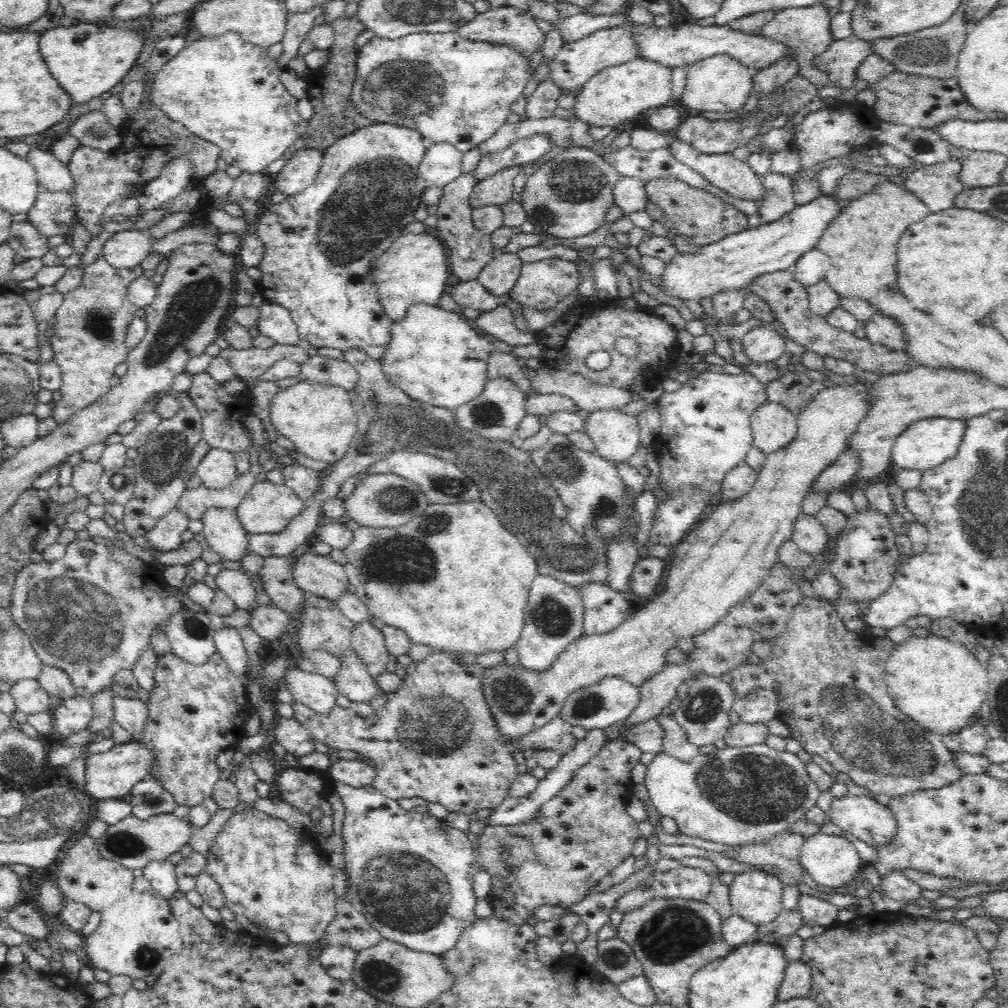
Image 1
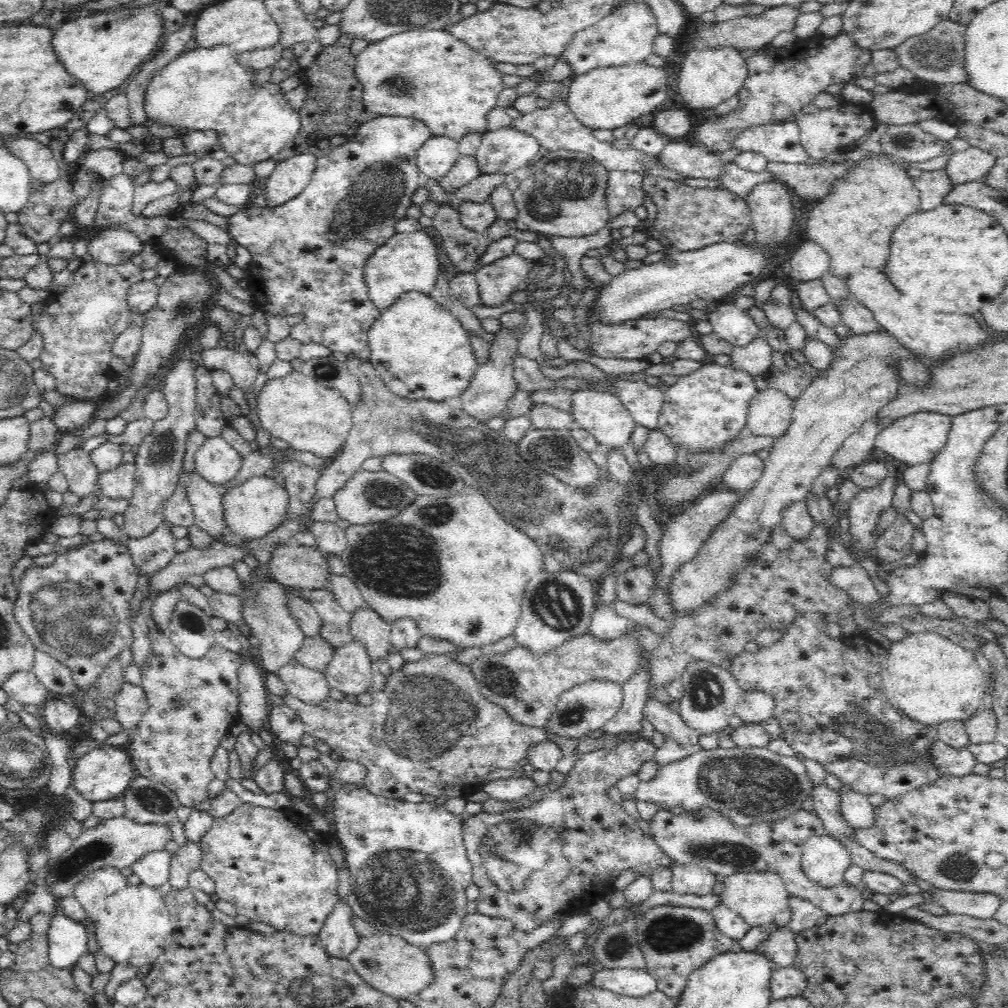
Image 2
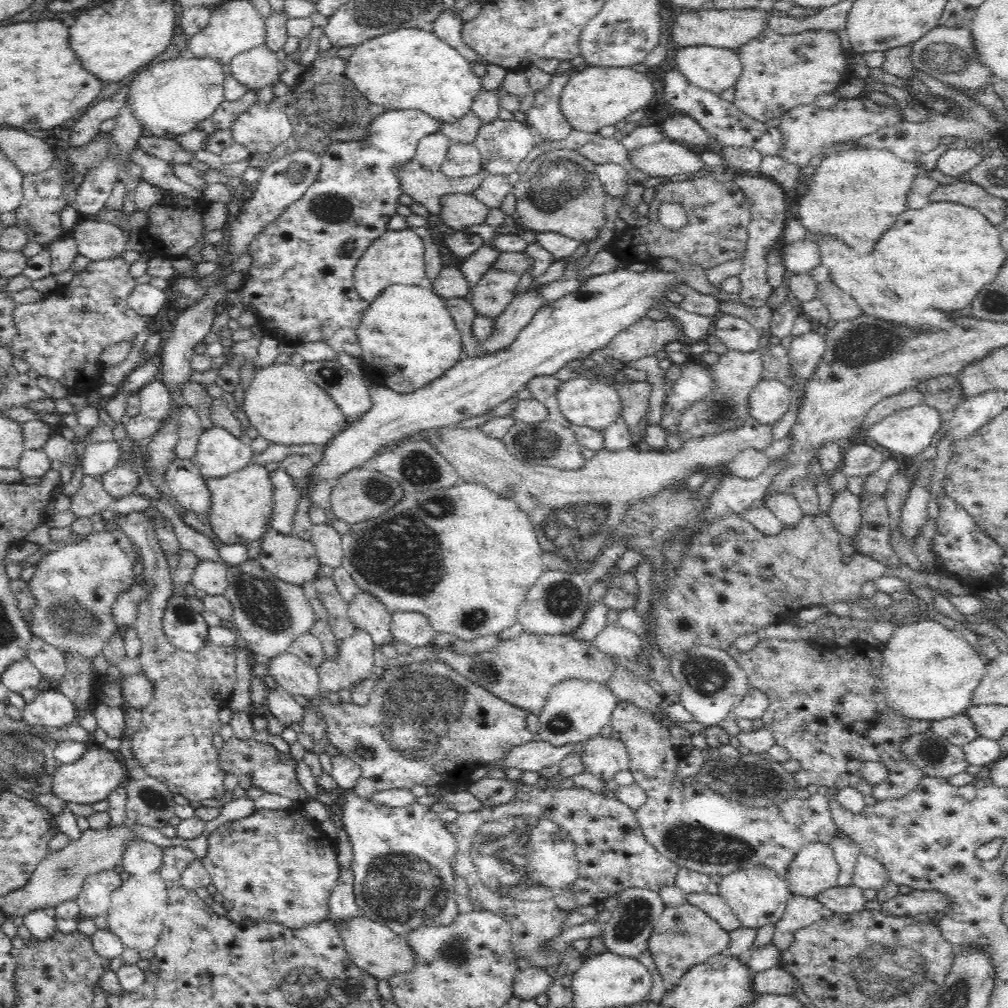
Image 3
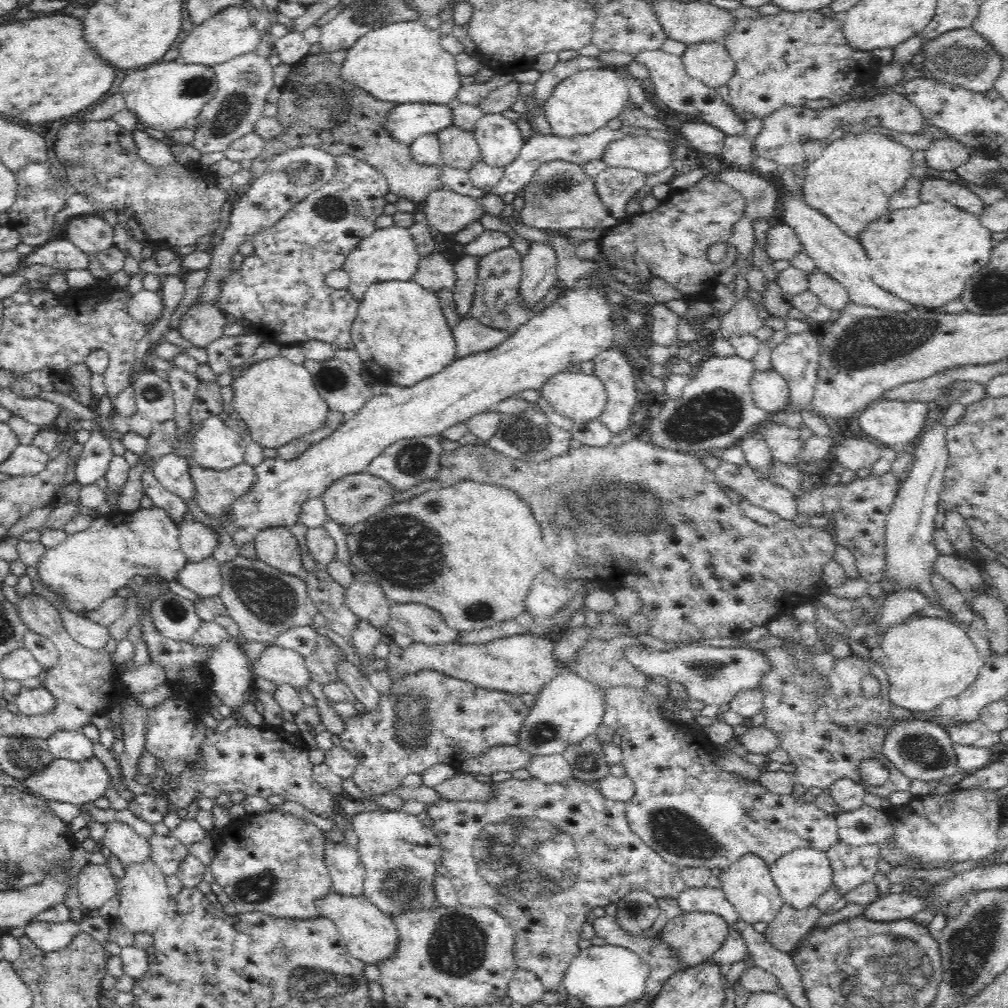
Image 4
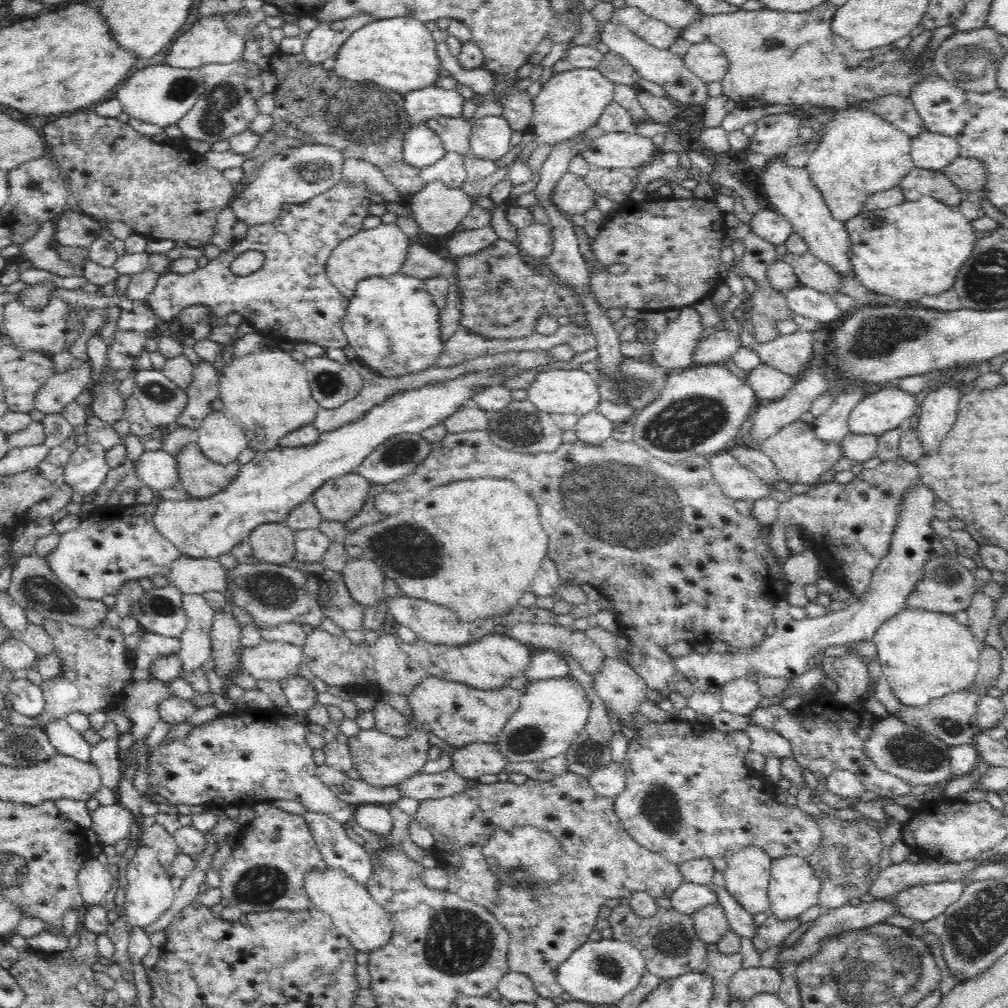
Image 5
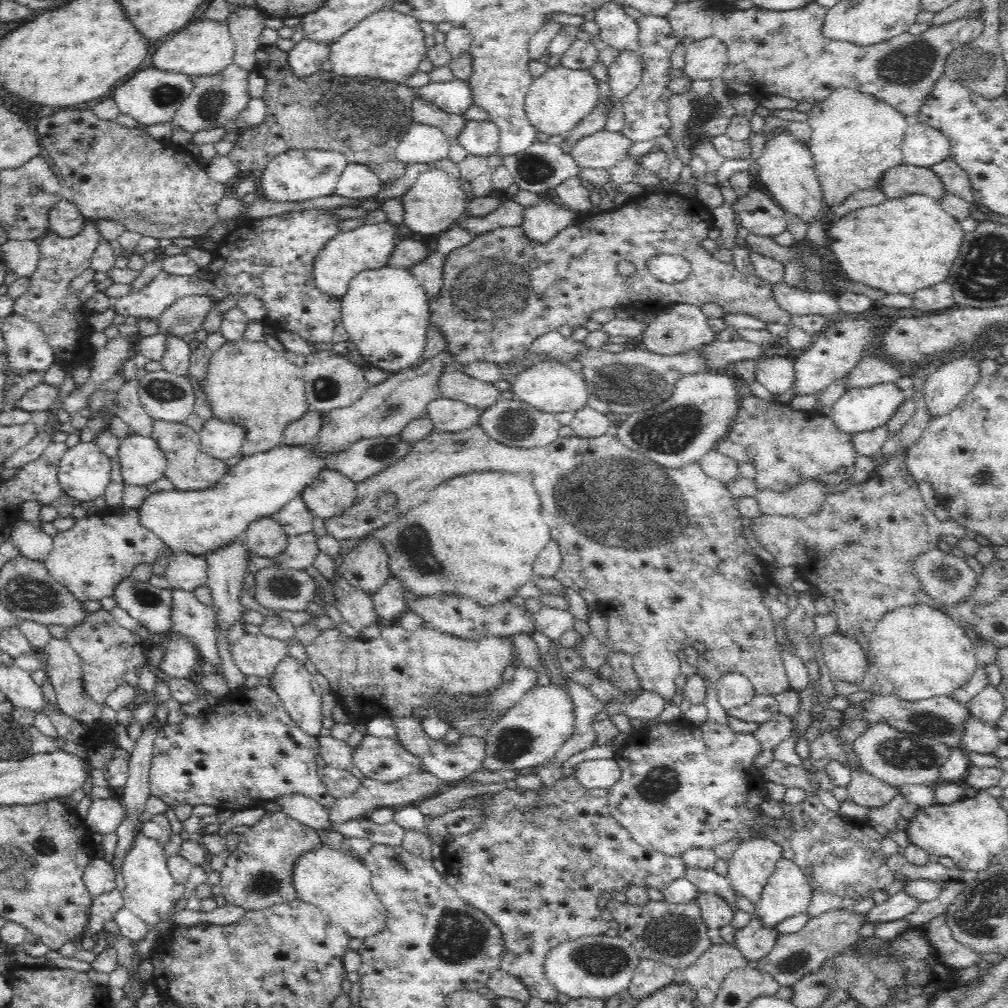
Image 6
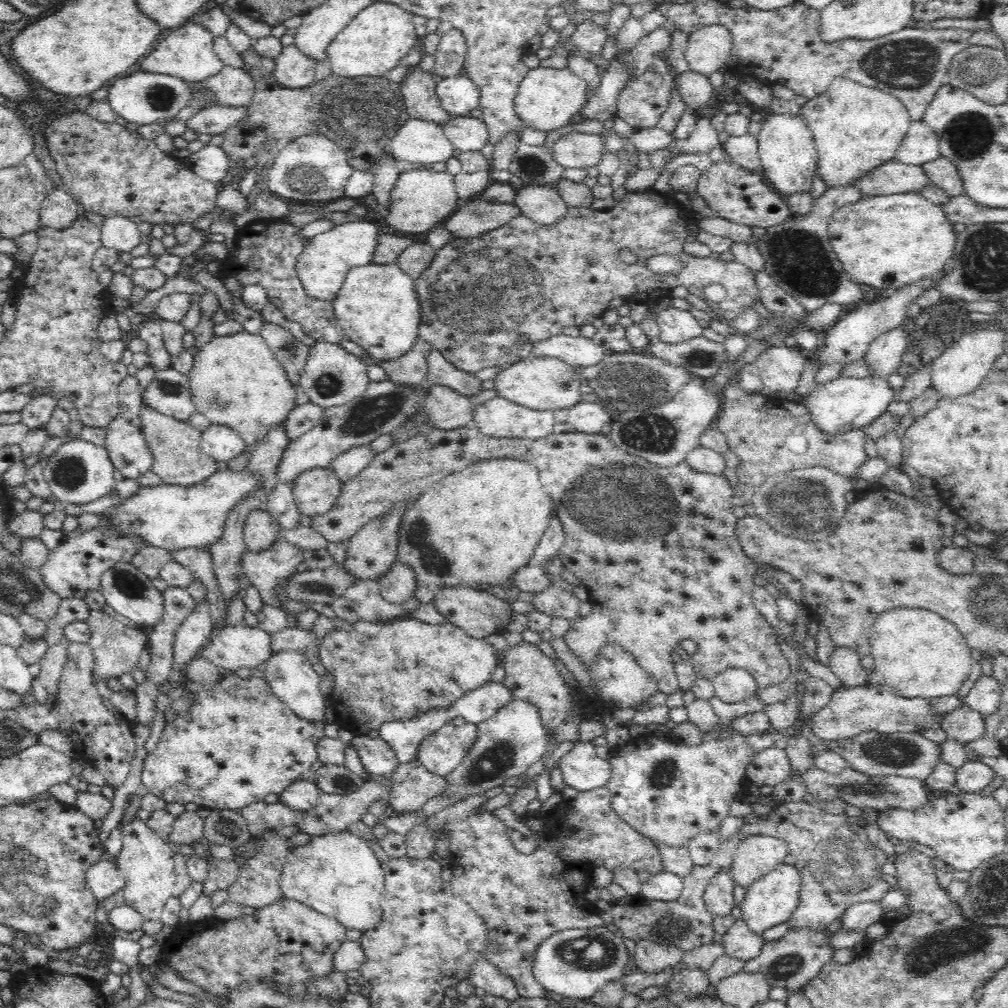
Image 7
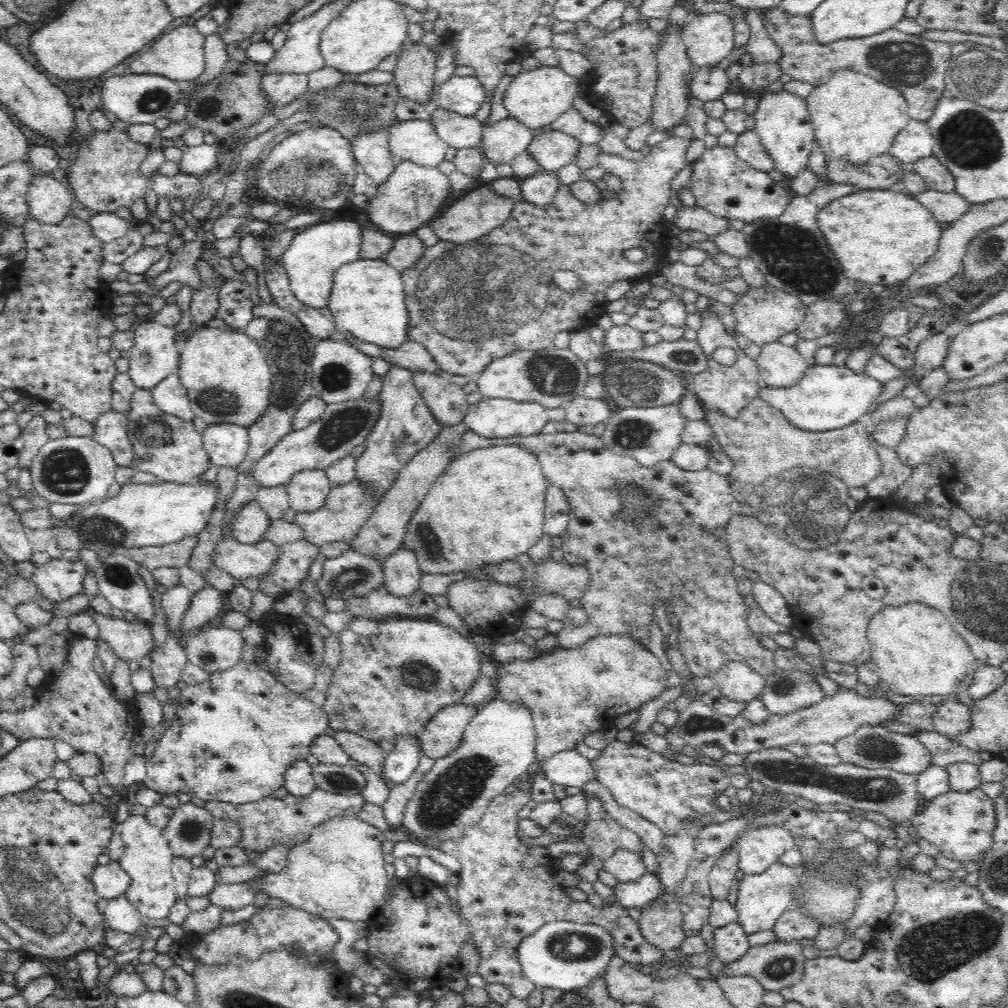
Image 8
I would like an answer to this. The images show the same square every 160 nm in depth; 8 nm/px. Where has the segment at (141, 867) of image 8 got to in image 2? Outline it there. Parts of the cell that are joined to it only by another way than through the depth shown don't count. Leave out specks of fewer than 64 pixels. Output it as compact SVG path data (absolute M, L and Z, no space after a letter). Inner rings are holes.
M127 885L106 899L104 912L91 924L96 940L104 954L116 963L131 964L137 968L153 965L156 958L172 944L172 920L163 896L157 888L144 885Z

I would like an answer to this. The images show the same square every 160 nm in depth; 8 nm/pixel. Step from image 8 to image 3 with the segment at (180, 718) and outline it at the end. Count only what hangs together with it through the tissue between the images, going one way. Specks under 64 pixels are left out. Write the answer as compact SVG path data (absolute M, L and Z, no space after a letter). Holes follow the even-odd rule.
M232 737L224 742L219 752L219 766L221 771L226 774L238 776L249 775L253 779L252 786L264 790L266 794L280 794L294 801L311 801L312 798L300 785L296 771L299 762L296 762L290 753L278 752L270 744L261 744L253 739L240 740Z

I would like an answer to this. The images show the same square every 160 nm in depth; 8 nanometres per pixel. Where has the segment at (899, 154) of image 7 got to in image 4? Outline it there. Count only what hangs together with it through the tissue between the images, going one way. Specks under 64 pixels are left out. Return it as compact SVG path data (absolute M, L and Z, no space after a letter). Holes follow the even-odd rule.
M954 138L933 139L929 149L925 152L925 160L929 168L947 172L956 170L969 158L970 153Z

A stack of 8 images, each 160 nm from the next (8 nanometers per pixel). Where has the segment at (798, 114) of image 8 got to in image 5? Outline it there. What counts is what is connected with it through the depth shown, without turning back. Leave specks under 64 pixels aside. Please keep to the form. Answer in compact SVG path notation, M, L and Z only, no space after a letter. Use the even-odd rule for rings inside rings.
M783 158L772 159L767 163L761 182L764 192L774 205L776 211L785 216L793 226L793 232L798 233L808 246L808 253L814 254L818 260L828 264L838 275L855 277L851 262L852 241L848 238L845 223L836 220L825 203L822 193L812 182L806 168L788 167Z

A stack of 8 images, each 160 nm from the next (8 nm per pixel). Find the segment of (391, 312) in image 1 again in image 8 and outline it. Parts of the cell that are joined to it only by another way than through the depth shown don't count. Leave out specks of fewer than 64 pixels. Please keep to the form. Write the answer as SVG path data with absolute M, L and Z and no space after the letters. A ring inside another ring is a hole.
M350 219L323 220L298 232L283 255L284 269L297 300L312 308L328 307L336 271L344 264L361 260L362 230Z

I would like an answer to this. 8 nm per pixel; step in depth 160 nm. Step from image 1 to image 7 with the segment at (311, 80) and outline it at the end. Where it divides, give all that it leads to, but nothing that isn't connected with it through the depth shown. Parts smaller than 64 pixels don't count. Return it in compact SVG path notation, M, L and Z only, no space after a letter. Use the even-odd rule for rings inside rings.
M253 44L241 55L245 63L243 69L252 76L255 90L246 106L247 117L222 133L221 147L232 161L248 160L264 146L272 148L276 140L289 143L300 136L322 134L346 151L354 169L368 171L380 154L391 152L392 136L410 119L400 83L384 77L348 78L332 73L304 88L286 88L274 77L276 59L256 53Z

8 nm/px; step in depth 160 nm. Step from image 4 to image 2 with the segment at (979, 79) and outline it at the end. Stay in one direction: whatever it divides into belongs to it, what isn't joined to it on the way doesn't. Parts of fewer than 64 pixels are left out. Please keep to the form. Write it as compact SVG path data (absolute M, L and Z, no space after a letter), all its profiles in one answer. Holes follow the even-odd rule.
M948 18L939 22L932 30L910 37L893 50L896 51L900 66L913 72L921 82L929 81L938 85L966 83L969 77L964 66L966 29L967 25Z

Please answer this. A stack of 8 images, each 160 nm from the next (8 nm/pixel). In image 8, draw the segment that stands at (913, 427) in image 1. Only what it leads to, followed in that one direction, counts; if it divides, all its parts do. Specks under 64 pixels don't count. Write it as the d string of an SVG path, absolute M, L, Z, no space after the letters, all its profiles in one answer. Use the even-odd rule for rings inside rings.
M816 364L807 368L797 384L785 388L766 387L759 393L759 398L782 411L794 426L805 431L826 432L861 421L883 389L879 380L857 373L846 365Z

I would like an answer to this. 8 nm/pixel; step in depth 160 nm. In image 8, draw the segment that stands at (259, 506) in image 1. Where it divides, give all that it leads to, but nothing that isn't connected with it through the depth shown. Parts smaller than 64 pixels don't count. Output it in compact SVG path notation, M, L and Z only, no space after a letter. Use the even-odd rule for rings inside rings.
M136 388L127 417L128 439L134 447L132 467L136 470L150 472L162 483L186 484L200 479L211 466L209 454L202 446L201 435L194 429L192 421L160 410L154 403L151 390Z

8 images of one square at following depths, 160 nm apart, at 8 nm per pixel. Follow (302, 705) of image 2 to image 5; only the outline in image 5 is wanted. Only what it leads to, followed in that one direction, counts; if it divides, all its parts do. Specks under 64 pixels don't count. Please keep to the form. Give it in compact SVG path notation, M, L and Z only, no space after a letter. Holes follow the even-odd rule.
M427 676L416 685L407 696L412 717L408 721L408 736L396 738L372 728L360 730L356 736L348 738L352 754L353 768L362 780L374 787L399 786L403 781L421 772L428 762L430 733L435 733L448 745L457 749L473 743L496 743L504 731L508 720L522 700L523 693L503 686L496 690L480 690L467 684L452 682L438 677Z

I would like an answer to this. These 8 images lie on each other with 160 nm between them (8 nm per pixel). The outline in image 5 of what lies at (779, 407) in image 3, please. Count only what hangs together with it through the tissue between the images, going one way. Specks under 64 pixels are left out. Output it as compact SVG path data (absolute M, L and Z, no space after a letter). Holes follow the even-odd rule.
M765 363L748 372L747 380L757 399L764 403L782 399L796 384L789 374Z

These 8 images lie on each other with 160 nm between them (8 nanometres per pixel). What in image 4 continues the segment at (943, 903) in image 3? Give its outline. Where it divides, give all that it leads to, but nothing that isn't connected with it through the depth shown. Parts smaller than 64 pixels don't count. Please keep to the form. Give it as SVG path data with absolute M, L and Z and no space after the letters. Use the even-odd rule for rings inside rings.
M910 892L888 893L878 897L868 904L864 917L878 922L890 922L893 920L910 919L926 908L924 899L919 895L914 896Z

